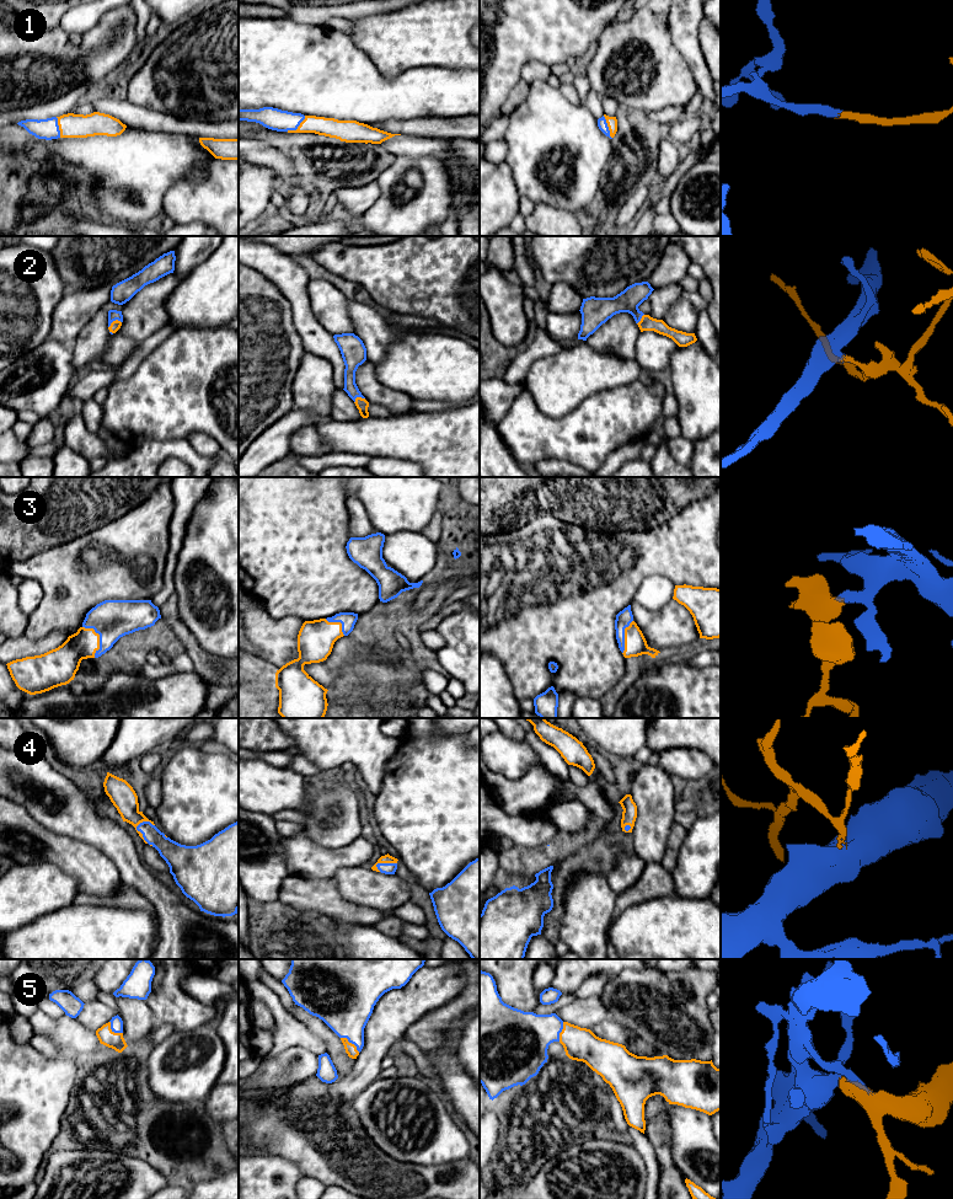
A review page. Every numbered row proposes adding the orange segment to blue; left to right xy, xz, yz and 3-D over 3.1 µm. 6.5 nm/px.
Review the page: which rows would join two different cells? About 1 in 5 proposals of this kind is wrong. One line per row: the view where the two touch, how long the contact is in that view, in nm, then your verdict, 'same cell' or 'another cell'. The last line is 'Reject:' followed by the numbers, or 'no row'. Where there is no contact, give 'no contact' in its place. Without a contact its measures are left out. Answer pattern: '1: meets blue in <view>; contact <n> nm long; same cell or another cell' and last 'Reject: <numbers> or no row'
1: meets blue in xz; contact 160 nm long; same cell
2: meets blue in xy; contact 100 nm long; same cell
3: meets blue in xy; contact 220 nm long; same cell
4: meets blue in xy; contact 160 nm long; same cell
5: meets blue in xz; contact 160 nm long; same cell
Reject: no row

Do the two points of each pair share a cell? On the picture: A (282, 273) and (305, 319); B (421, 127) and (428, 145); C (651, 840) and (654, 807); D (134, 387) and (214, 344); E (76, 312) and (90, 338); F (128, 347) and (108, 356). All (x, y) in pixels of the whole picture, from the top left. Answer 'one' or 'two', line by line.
A: one
B: two
C: one
D: one
E: two
F: one

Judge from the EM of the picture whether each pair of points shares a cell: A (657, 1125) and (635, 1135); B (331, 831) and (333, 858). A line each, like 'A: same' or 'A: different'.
A: different
B: different

